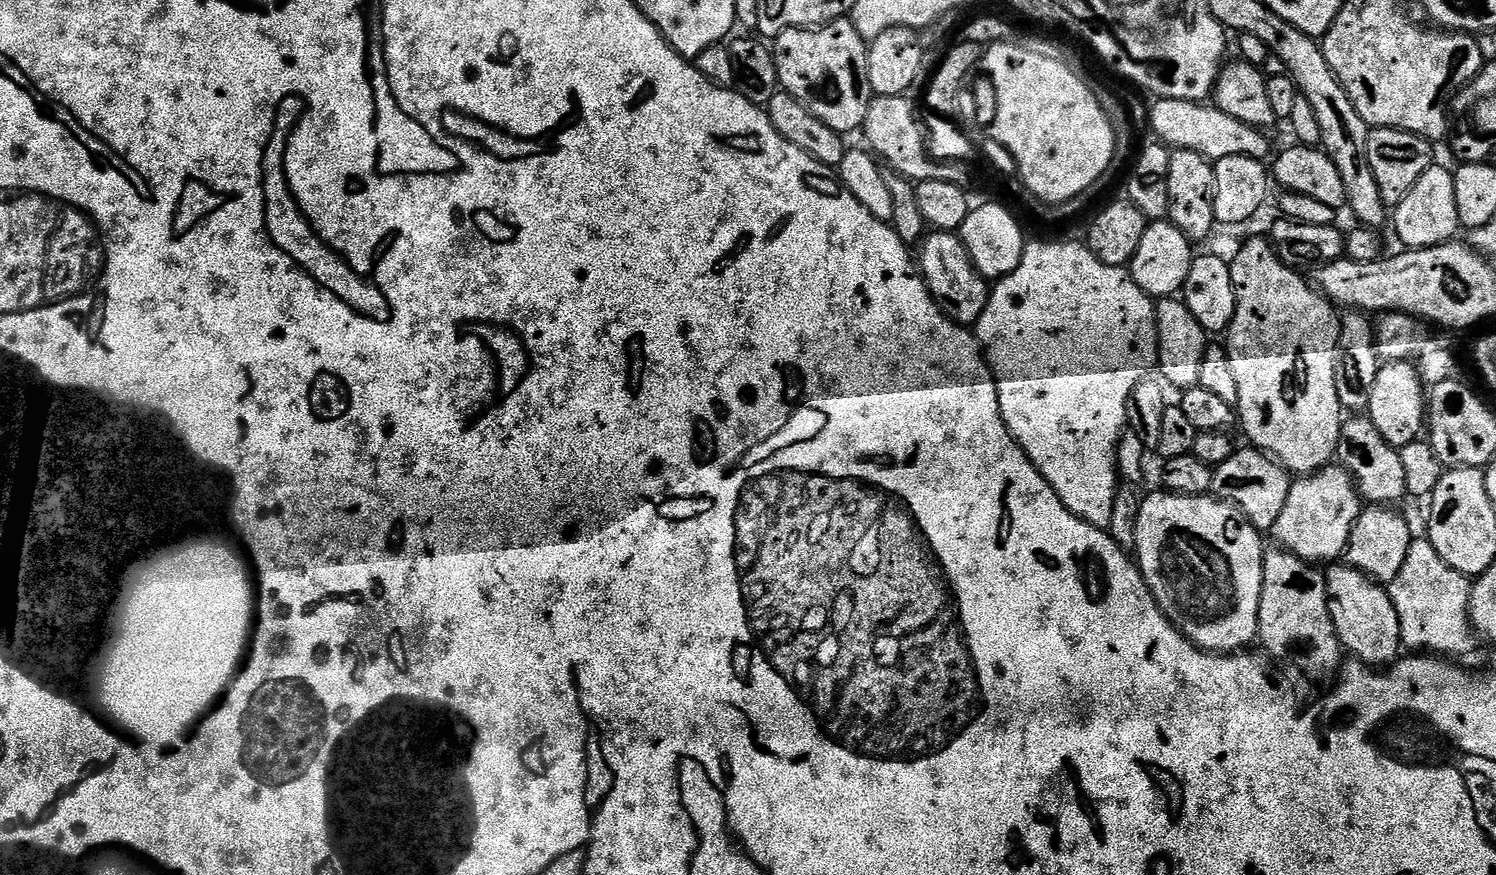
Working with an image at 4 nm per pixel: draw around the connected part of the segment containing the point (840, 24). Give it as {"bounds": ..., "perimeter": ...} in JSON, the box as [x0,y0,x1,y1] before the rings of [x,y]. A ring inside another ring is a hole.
{"bounds":[774,18,874,134],"perimeter":[[[848,18],[813,29],[788,28],[774,40],[781,89],[805,104],[830,130],[849,134],[855,128],[863,129],[868,103],[874,95],[868,77],[868,46],[869,41],[858,34]]]}

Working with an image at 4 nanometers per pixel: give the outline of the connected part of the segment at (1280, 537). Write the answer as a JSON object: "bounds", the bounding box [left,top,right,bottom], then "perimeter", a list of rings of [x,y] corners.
{"bounds":[1270,468,1363,564],"perimeter":[[[1321,468],[1319,472],[1305,475],[1293,483],[1270,534],[1281,547],[1308,563],[1320,564],[1322,560],[1334,562],[1347,551],[1349,536],[1363,509],[1362,497],[1356,491],[1356,482],[1347,468]]]}

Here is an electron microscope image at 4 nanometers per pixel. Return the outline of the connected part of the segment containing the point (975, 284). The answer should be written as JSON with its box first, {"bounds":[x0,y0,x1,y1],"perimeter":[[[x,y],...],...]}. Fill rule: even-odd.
{"bounds":[918,231,990,326],"perimeter":[[[929,231],[923,237],[918,251],[920,275],[924,277],[928,293],[934,298],[942,314],[955,324],[975,326],[982,310],[986,310],[990,284],[974,266],[959,235],[956,232]]]}

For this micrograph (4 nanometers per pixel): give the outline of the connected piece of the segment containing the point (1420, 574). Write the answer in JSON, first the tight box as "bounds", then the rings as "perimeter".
{"bounds":[1388,537,1480,658],"perimeter":[[[1415,537],[1402,570],[1388,586],[1398,611],[1401,643],[1414,652],[1429,652],[1450,658],[1474,653],[1480,640],[1469,618],[1471,585],[1469,577],[1445,563],[1427,537]]]}

